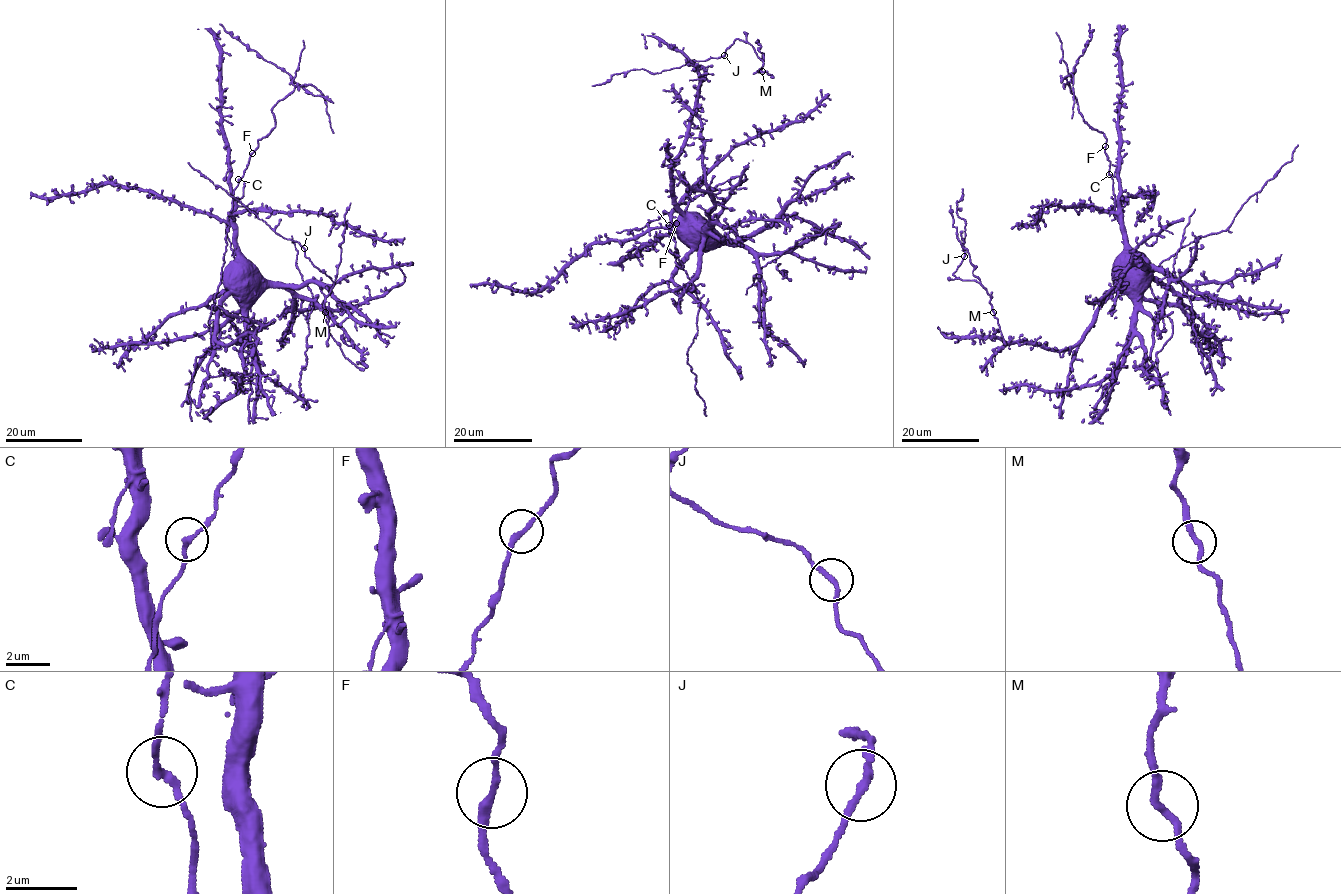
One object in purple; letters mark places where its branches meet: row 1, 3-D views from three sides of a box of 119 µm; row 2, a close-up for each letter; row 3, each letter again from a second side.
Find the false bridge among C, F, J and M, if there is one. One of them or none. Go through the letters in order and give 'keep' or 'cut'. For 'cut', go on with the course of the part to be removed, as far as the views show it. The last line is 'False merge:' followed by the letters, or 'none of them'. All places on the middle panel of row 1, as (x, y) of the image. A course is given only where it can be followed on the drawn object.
C: keep
F: cut
J: keep
M: keep
False merge: F

